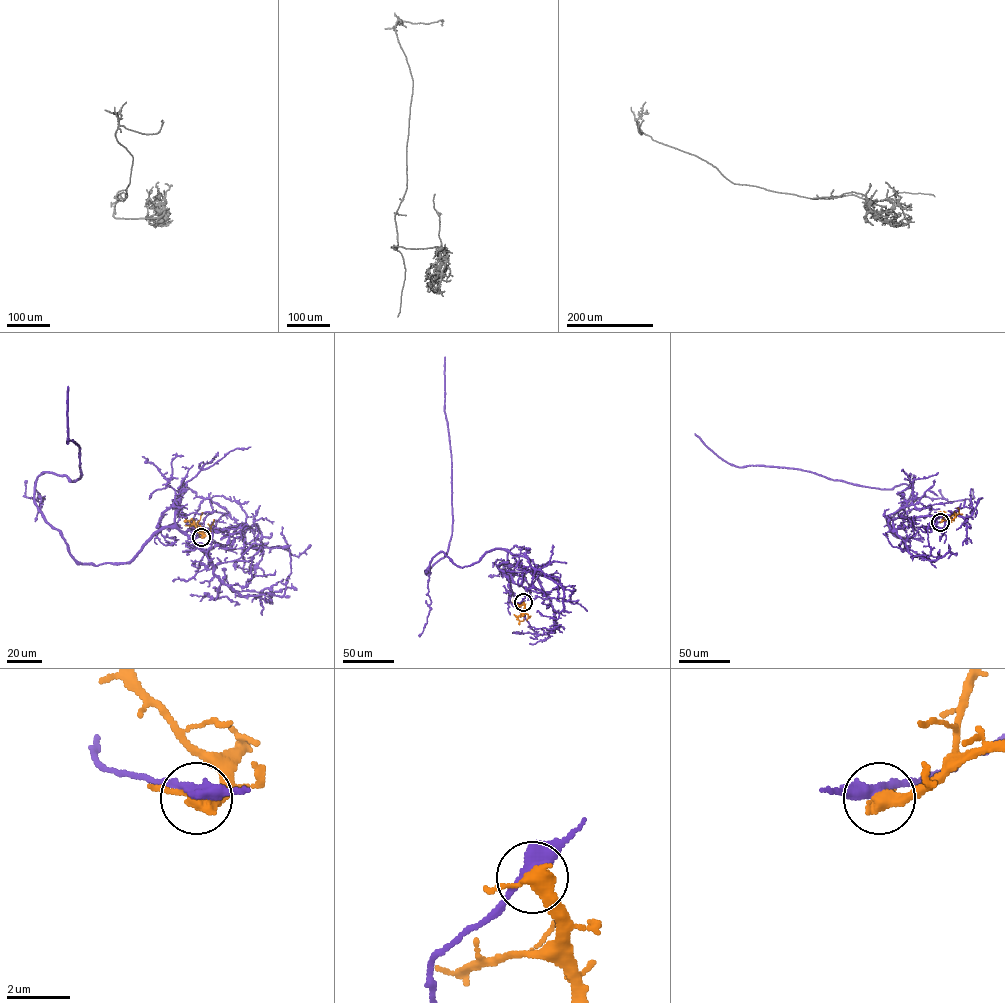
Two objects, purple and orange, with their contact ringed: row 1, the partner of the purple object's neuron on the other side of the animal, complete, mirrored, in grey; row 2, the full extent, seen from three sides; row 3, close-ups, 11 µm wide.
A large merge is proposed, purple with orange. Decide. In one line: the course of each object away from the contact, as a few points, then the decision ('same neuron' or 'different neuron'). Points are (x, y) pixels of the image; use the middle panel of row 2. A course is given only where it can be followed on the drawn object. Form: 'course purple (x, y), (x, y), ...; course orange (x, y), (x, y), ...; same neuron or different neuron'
course purple (523, 602), (536, 635), (555, 627), (504, 549), (462, 567), (440, 551), (425, 573), (452, 526), (445, 357); course orange (523, 602), (524, 609), (518, 618), (519, 621), (523, 619); different neuron

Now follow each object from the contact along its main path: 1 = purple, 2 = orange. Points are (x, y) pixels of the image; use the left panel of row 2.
1: (201, 537), (214, 511), (256, 525), (77, 561), (34, 501), (43, 472), (81, 476), (68, 386)
2: (201, 537), (204, 531), (192, 524), (200, 519), (202, 513)

